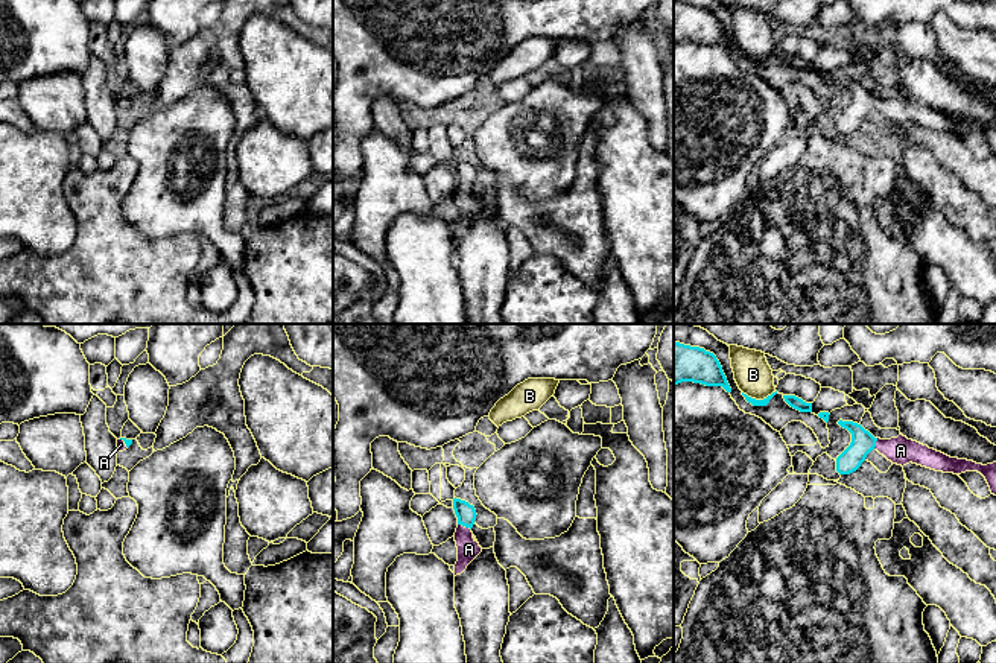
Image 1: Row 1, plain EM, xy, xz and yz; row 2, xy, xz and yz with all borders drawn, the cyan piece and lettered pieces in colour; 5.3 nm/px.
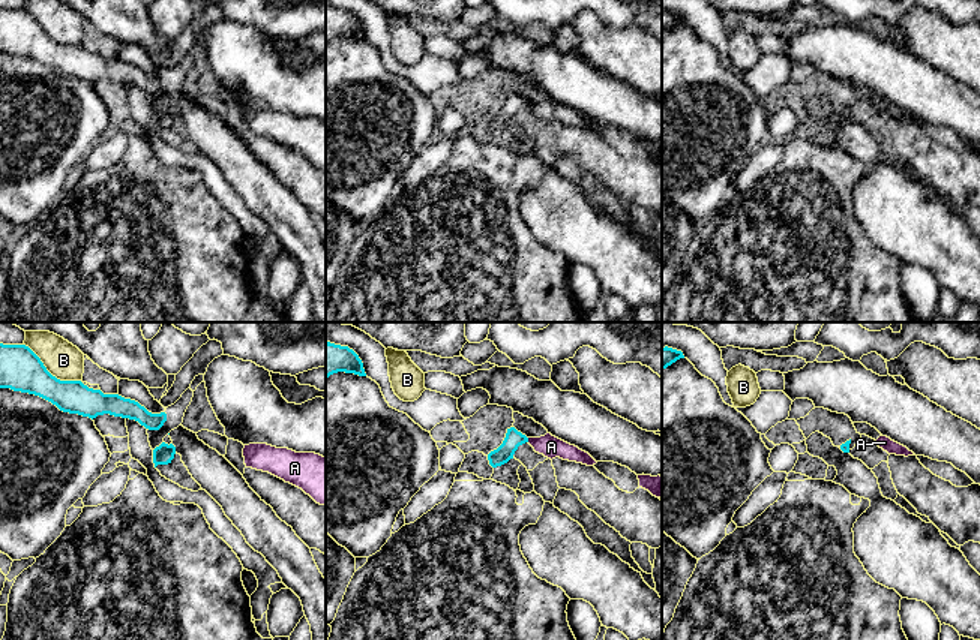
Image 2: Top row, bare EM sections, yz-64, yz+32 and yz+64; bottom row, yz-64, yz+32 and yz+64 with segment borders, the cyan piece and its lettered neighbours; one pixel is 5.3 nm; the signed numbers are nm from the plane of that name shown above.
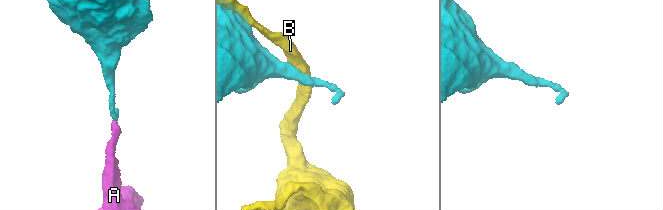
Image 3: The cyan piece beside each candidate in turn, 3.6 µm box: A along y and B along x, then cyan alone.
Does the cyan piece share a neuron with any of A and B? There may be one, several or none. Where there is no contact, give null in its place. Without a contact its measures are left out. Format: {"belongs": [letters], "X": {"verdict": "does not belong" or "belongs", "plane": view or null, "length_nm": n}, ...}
{"belongs": ["A"], "A": {"verdict": "belongs", "plane": "xz", "length_nm": 80}, "B": {"verdict": "does not belong", "plane": "yz", "length_nm": 180}}

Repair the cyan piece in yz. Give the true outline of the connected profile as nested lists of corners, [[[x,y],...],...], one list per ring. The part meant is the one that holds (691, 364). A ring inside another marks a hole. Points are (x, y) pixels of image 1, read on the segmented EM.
[[[674,342],[674,385],[681,382],[722,386],[731,392],[722,366],[713,353]]]

